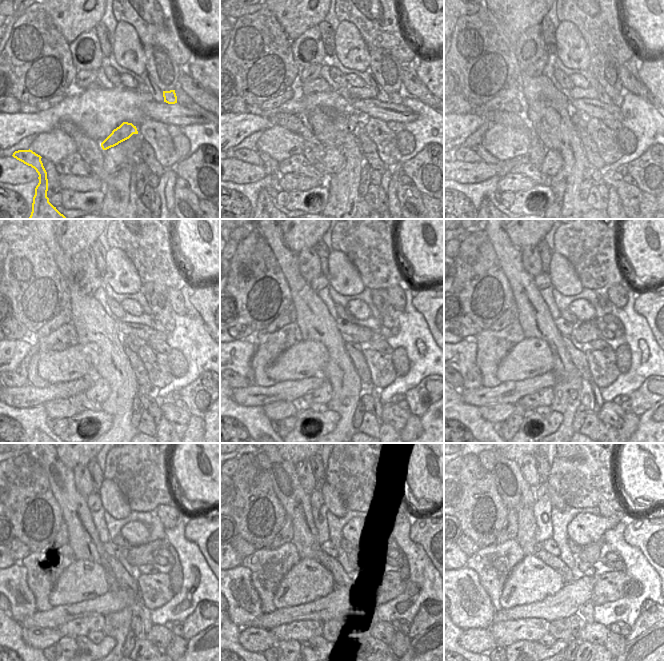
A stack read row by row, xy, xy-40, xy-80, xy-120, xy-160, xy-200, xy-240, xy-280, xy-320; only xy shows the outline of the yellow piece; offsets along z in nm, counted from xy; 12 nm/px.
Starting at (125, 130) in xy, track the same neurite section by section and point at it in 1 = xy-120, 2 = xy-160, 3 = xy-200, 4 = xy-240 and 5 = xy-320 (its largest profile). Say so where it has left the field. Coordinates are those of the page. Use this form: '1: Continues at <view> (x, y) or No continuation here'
1: Continues at xy-120 (128, 339)
2: Continues at xy-160 (363, 336)
3: Continues at xy-200 (585, 332)
4: Continues at xy-240 (136, 556)
5: Continues at xy-320 (591, 553)

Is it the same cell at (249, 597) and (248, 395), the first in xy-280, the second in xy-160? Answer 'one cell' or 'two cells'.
two cells

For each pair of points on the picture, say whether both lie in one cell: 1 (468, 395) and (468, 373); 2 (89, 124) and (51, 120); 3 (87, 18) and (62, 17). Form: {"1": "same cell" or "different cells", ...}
{"1": "different cells", "2": "same cell", "3": "same cell"}

